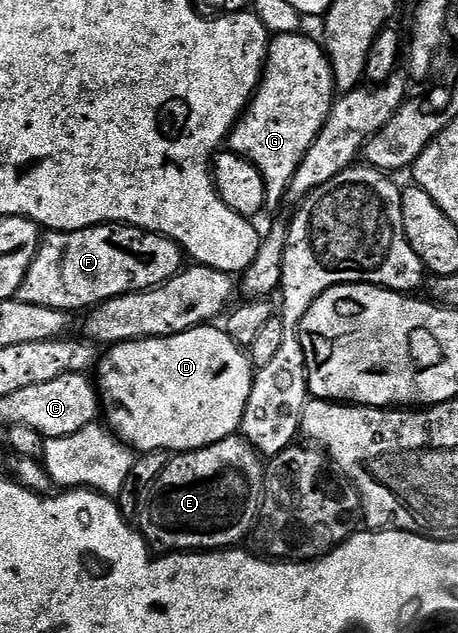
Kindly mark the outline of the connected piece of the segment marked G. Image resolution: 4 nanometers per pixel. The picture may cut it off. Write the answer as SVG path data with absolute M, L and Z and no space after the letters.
M278 34L269 41L260 86L226 143L227 149L248 158L262 172L269 207L285 201L290 180L298 172L298 164L302 164L310 144L314 144L322 124L326 124L338 94L323 45L306 34Z

